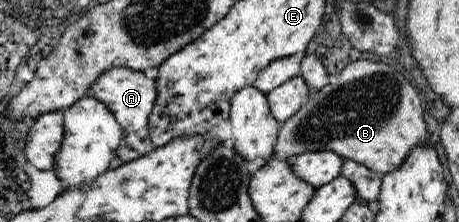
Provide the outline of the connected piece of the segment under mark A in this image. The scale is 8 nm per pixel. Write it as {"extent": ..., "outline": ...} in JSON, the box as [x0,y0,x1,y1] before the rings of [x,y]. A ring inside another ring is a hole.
{"extent":[87,67,158,162],"outline":[[[124,67],[111,68],[98,77],[87,94],[99,98],[122,125],[122,138],[116,150],[116,155],[122,162],[139,159],[156,148],[148,134],[148,119],[158,96],[155,79],[147,78],[143,71]]]}

